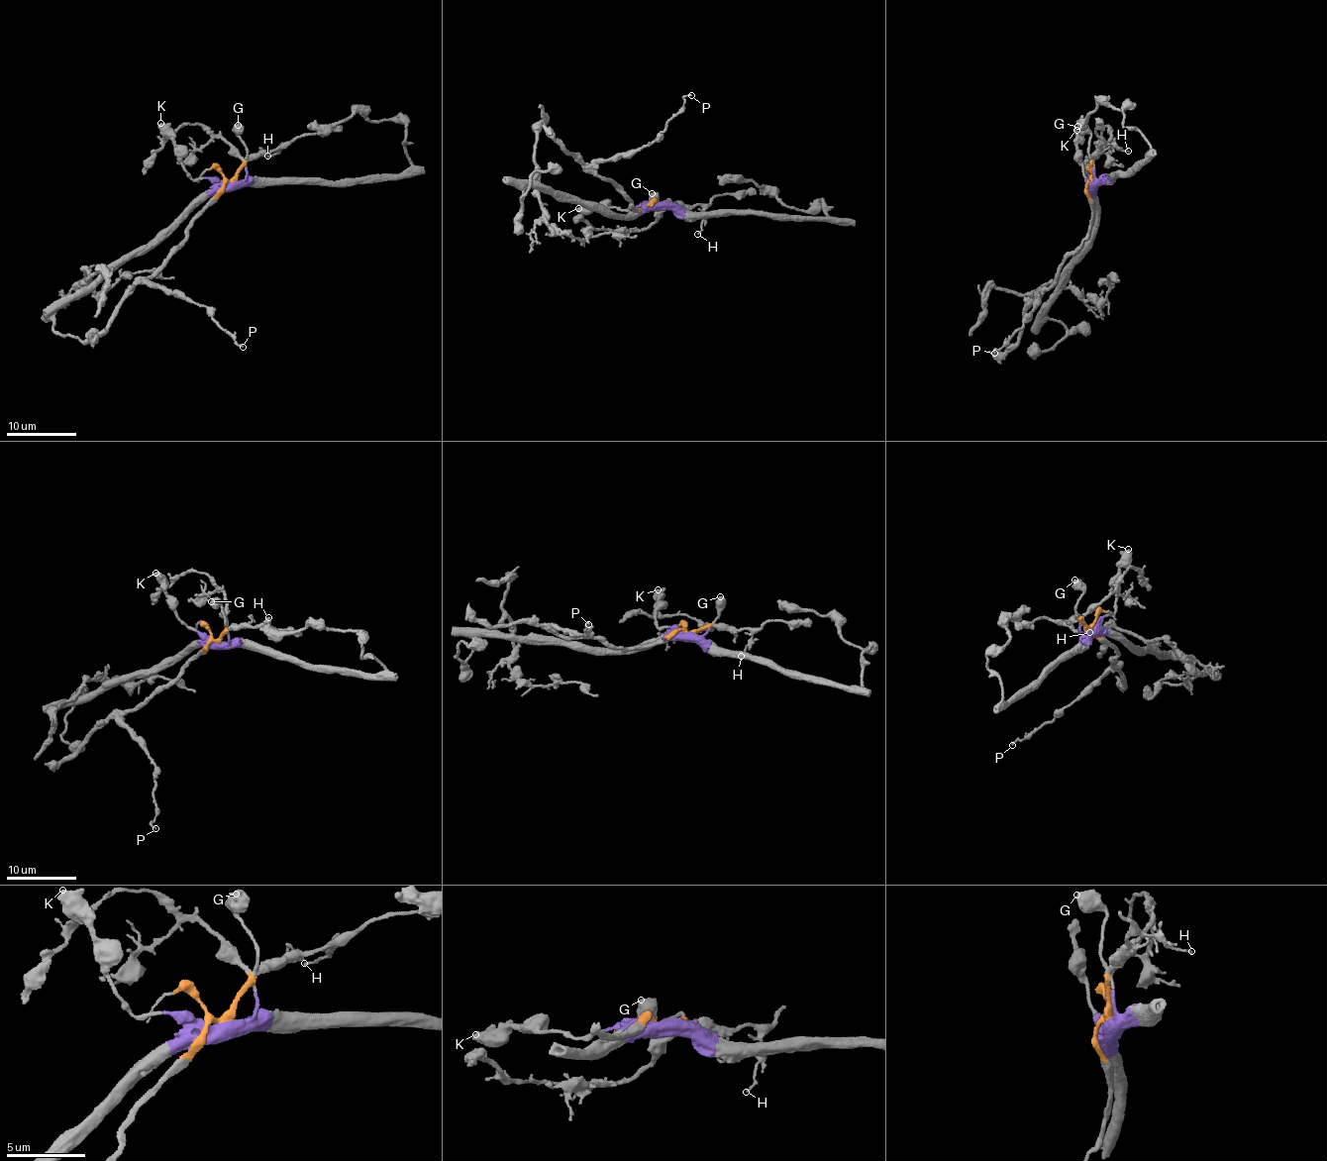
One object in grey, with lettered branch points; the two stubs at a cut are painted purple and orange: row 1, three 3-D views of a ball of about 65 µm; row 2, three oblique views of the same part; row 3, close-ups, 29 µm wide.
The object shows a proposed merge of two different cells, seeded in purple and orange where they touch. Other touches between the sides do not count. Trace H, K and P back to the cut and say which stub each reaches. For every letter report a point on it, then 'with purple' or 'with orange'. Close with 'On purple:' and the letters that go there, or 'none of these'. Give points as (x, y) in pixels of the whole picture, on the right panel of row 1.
H: place (1128, 151); with orange
K: place (1076, 130); with purple
P: place (994, 353); with orange
On purple: K

